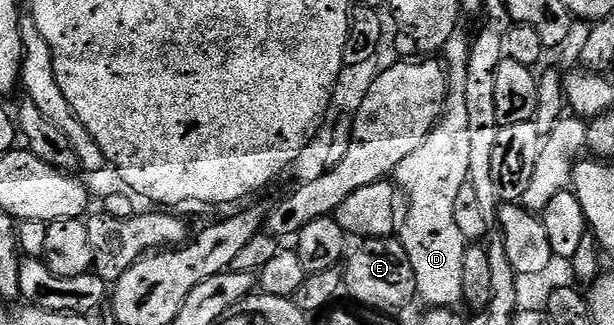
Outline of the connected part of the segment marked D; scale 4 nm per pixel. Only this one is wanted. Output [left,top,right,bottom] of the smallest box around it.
[393,22,472,309]

